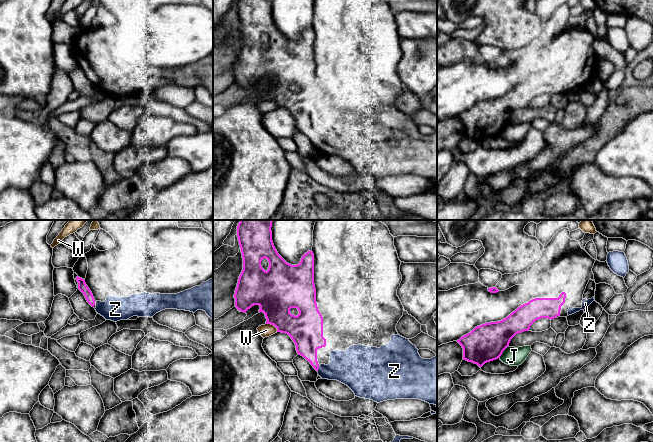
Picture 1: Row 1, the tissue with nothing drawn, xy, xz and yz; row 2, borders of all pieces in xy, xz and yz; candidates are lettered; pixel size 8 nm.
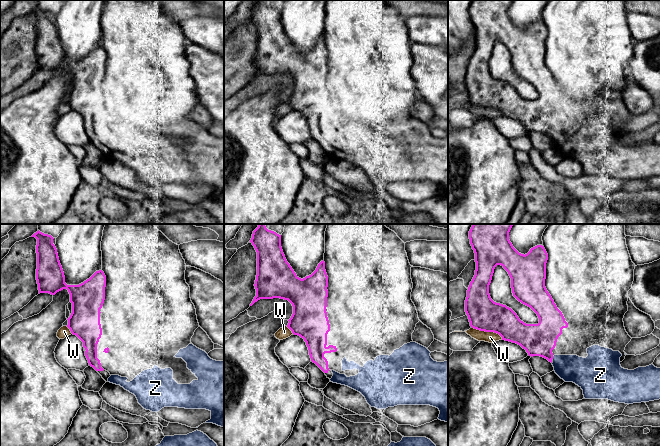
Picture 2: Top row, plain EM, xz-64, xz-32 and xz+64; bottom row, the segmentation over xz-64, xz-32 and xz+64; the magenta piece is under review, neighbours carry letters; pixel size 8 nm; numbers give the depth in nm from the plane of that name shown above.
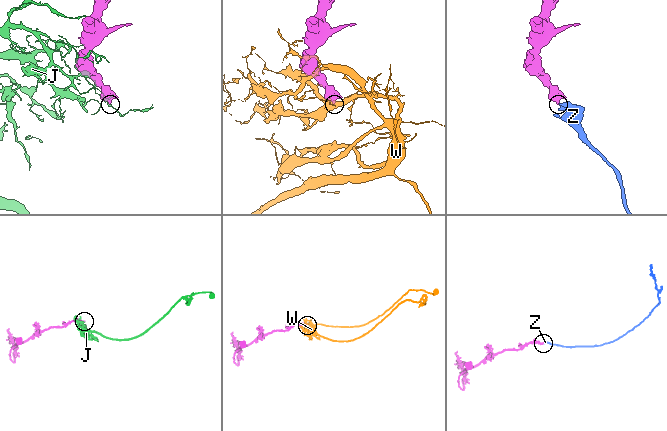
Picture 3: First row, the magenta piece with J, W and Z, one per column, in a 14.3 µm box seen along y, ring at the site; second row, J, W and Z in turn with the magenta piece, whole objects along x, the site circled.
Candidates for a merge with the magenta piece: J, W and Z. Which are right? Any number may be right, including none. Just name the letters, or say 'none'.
Z

